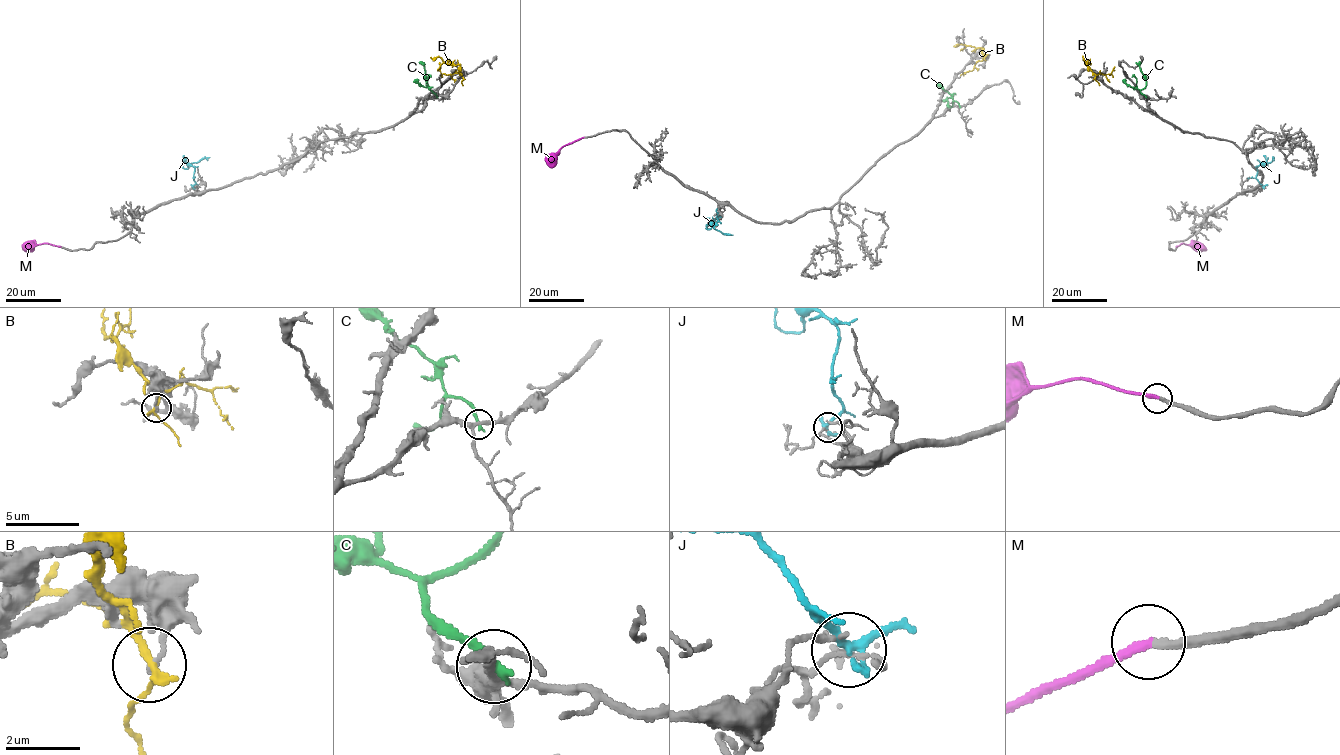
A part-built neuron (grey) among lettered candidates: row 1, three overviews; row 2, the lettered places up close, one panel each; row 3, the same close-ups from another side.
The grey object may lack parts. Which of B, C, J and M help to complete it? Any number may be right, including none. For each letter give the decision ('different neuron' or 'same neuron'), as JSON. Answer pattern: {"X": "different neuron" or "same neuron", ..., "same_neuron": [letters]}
{"B": "different neuron", "C": "different neuron", "J": "different neuron", "M": "same neuron", "same_neuron": ["M"]}

